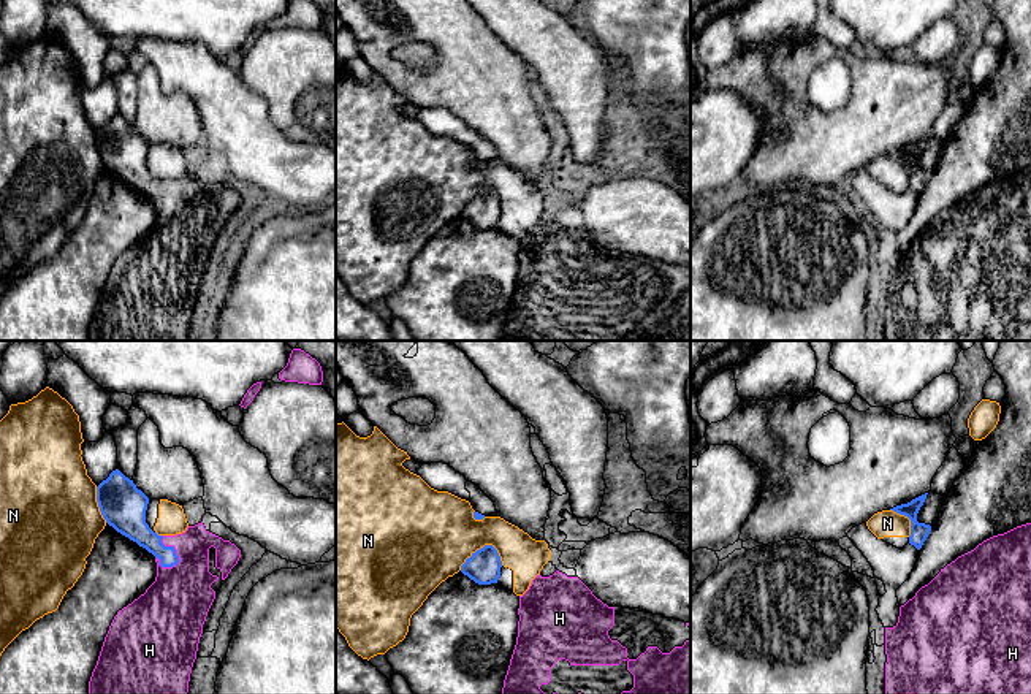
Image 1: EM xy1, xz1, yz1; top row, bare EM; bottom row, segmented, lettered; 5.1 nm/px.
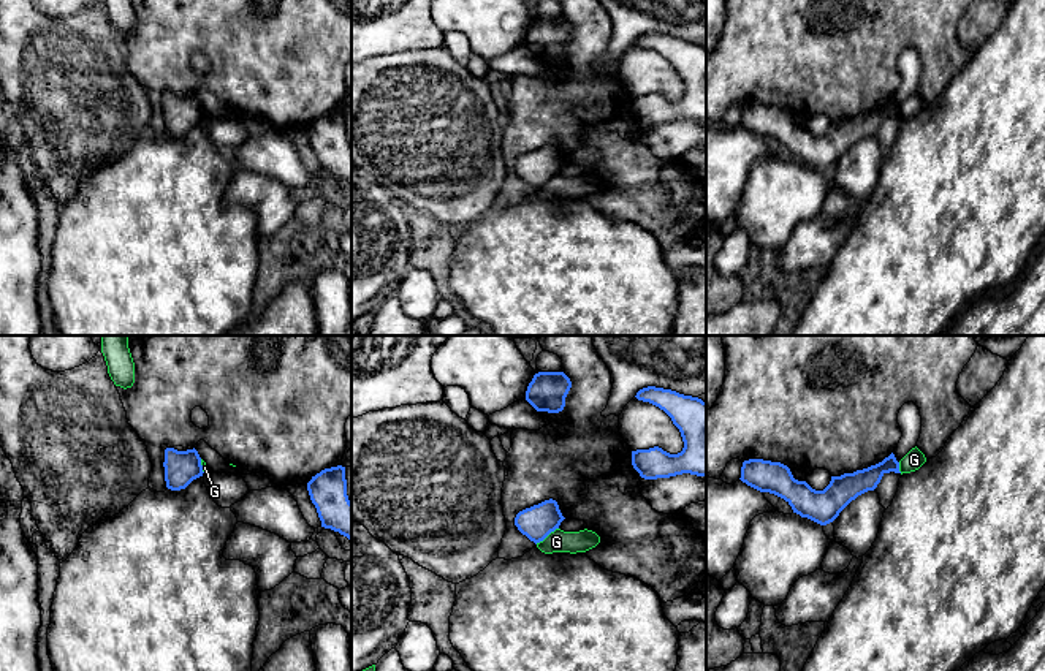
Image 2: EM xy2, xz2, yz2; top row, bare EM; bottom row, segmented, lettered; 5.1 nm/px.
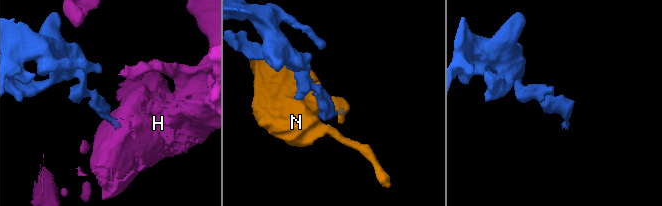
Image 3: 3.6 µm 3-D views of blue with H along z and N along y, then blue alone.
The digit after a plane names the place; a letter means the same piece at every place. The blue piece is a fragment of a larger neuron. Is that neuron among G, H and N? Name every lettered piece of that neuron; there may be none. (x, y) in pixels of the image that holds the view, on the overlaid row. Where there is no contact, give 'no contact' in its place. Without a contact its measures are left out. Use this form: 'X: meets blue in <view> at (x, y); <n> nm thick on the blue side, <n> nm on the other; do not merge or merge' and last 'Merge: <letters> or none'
G: meets blue in xz2 at (547, 535); 170 nm thick on the blue side, 110 nm on the other; do not merge
H: meets blue in xy1 at (175, 550); 130 nm thick on the blue side, 320 nm on the other; merge
N: meets blue in xz1 at (483, 547); 170 nm thick on the blue side, 400 nm on the other; do not merge
Merge: H

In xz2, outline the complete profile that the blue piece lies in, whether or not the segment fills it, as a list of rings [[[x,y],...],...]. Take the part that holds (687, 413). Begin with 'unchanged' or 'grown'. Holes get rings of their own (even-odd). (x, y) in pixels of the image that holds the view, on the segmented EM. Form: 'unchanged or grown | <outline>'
unchanged | [[[656,386],[640,389],[635,397],[663,410],[684,442],[678,454],[670,454],[659,446],[632,451],[632,465],[640,476],[644,480],[682,473],[706,476],[706,402]]]

